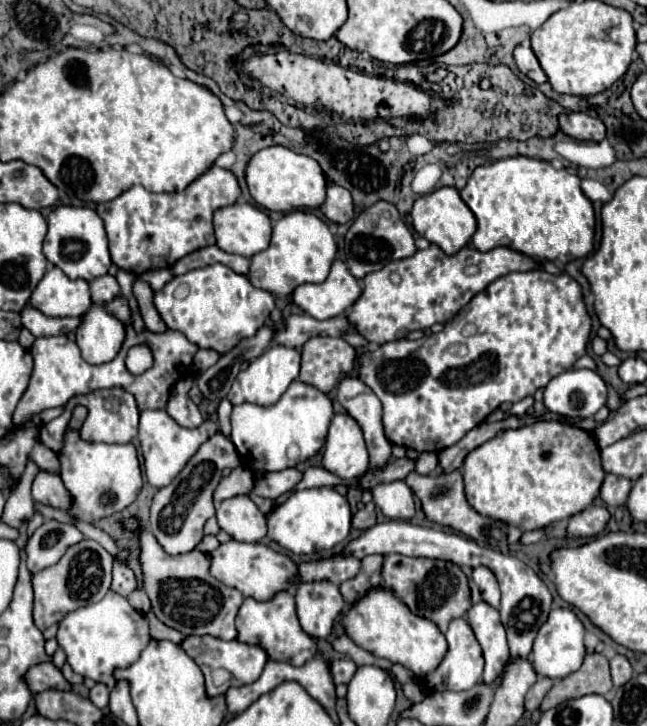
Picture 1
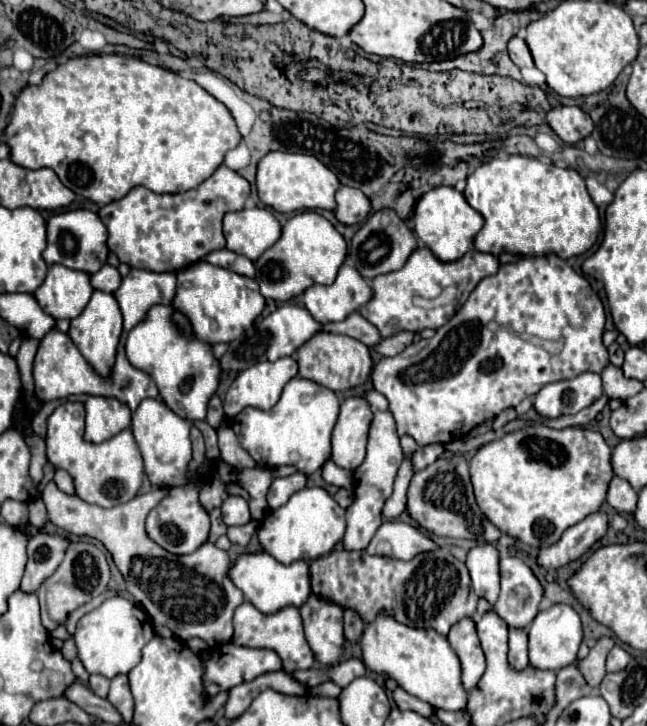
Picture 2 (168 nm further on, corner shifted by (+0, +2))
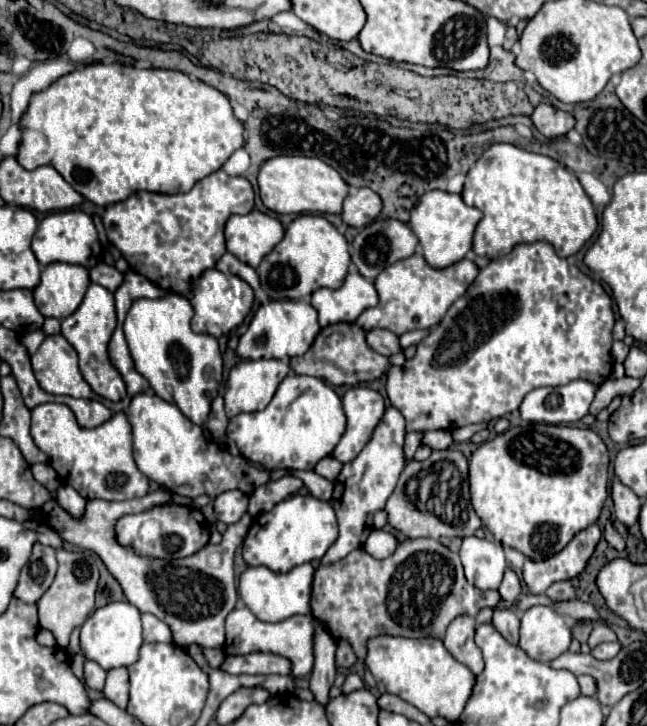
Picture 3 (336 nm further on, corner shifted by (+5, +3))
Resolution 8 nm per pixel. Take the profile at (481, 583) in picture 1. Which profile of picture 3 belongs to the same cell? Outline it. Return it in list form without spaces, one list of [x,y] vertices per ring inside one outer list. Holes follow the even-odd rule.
[[[468,536],[462,540],[460,558],[470,584],[480,590],[496,590],[506,570],[504,548],[486,538]]]

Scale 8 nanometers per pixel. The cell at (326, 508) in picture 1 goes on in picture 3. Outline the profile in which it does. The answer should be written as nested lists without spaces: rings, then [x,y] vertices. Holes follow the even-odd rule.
[[[294,494],[278,502],[270,512],[256,516],[242,544],[246,566],[266,566],[272,572],[288,572],[304,562],[318,562],[338,538],[338,522],[328,502]]]

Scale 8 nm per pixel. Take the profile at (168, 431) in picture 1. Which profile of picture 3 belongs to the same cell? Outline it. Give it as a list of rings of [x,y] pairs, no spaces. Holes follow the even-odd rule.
[[[140,392],[132,398],[126,410],[128,422],[134,434],[134,460],[140,472],[150,480],[158,482],[162,488],[196,498],[200,494],[210,496],[212,500],[226,490],[242,490],[244,494],[254,492],[258,486],[270,480],[270,470],[256,468],[244,456],[232,456],[224,448],[216,446],[204,436],[202,426],[192,424],[176,404],[168,404],[152,392]]]

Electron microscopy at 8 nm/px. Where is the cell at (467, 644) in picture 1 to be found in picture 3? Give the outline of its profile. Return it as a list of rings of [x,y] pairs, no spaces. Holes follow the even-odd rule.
[[[458,616],[446,630],[444,646],[458,662],[466,664],[474,674],[480,674],[484,670],[484,660],[480,648],[474,642],[474,632],[476,620],[472,616]]]

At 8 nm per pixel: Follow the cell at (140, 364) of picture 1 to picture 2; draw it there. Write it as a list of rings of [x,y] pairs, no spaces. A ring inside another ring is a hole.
[[[169,305],[153,307],[147,317],[129,331],[125,351],[127,359],[133,367],[147,373],[151,369],[151,377],[159,387],[159,395],[165,405],[187,421],[201,421],[207,415],[207,401],[217,389],[217,373],[219,365],[211,353],[211,345],[201,341],[185,339],[185,335],[171,323],[173,309]]]

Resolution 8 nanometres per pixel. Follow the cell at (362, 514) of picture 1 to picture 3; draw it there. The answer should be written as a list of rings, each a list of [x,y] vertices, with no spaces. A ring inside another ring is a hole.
[[[388,408],[384,414],[384,420],[378,424],[372,440],[364,446],[364,450],[348,464],[342,466],[336,482],[334,482],[334,494],[332,494],[332,508],[338,516],[340,534],[338,540],[328,548],[320,564],[334,564],[336,560],[342,560],[352,550],[362,548],[364,540],[368,538],[368,532],[372,530],[372,514],[382,510],[388,496],[392,494],[398,476],[406,464],[404,458],[404,436],[406,436],[406,422],[404,416],[396,408]]]

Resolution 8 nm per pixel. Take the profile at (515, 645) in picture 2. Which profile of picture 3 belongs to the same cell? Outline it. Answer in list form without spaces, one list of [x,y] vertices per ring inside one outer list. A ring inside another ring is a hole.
[[[494,608],[492,626],[512,644],[518,644],[518,628],[520,628],[520,616],[508,608]]]

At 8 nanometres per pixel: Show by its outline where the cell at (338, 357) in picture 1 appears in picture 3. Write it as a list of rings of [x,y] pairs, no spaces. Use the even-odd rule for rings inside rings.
[[[332,324],[320,330],[312,348],[302,354],[290,358],[290,368],[296,374],[306,374],[314,378],[322,378],[332,386],[356,386],[360,382],[372,382],[384,376],[390,370],[390,360],[378,352],[374,352],[366,344],[366,332],[358,324]]]

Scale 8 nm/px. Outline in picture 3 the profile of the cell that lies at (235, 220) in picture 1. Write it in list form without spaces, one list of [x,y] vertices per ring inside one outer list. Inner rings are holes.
[[[252,210],[244,216],[230,216],[226,222],[226,246],[240,262],[258,268],[262,258],[284,238],[284,228],[276,218]]]

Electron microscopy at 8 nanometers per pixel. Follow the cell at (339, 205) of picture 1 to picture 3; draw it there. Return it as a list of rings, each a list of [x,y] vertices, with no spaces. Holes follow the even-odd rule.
[[[352,188],[344,200],[342,220],[348,226],[362,228],[372,224],[382,212],[382,198],[370,188]]]

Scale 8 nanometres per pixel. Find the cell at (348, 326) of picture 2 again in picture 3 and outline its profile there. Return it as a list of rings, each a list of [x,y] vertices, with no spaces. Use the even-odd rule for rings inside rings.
[[[374,328],[372,332],[366,334],[366,340],[368,340],[368,346],[384,356],[392,356],[392,354],[398,354],[402,352],[400,348],[400,342],[398,342],[398,336],[388,332],[388,330],[382,330],[382,328]]]

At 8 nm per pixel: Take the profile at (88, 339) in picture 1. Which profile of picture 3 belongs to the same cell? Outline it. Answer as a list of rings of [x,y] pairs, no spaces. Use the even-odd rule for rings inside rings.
[[[90,284],[82,304],[78,306],[78,310],[62,320],[62,336],[78,352],[80,370],[82,370],[86,382],[92,386],[92,390],[98,396],[108,398],[112,402],[118,402],[118,400],[122,400],[126,396],[126,386],[124,386],[122,378],[120,378],[120,374],[112,368],[112,364],[108,360],[108,352],[106,352],[106,346],[110,342],[110,336],[112,336],[114,328],[116,328],[114,294],[110,290],[106,290],[106,288],[102,288],[100,284]]]

